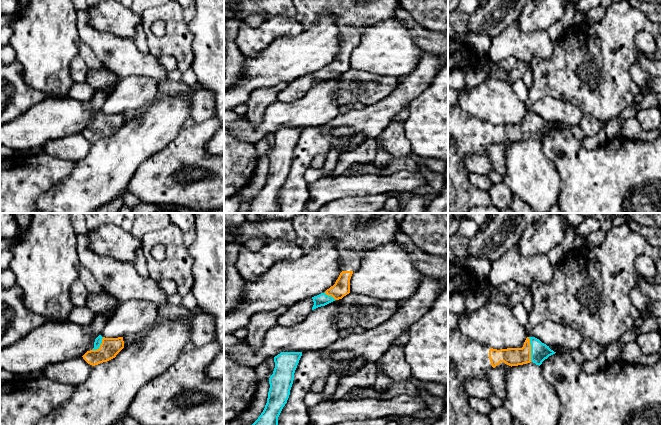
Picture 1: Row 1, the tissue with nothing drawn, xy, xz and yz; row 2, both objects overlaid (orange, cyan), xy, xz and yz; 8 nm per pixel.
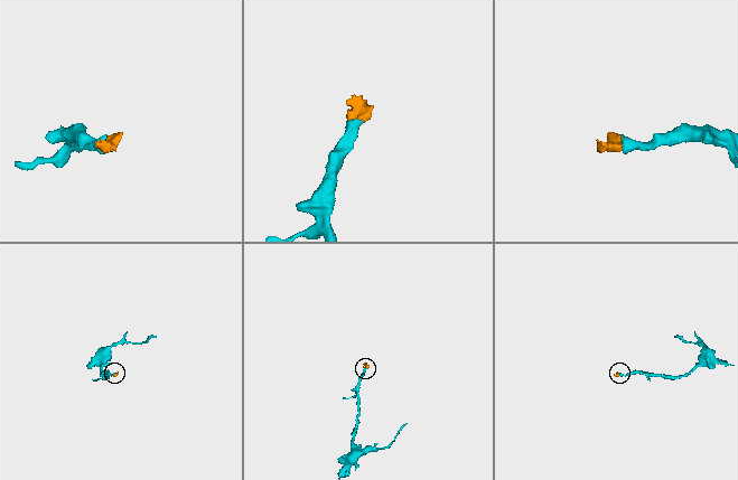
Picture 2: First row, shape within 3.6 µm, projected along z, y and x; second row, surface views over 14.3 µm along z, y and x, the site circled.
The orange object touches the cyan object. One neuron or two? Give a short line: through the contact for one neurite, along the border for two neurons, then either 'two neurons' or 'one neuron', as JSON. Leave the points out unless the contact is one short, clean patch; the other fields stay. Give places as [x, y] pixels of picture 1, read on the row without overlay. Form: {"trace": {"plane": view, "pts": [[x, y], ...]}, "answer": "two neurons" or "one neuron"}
{"trace": {"plane": "yz", "pts": [[511, 132], [522, 132], [530, 125], [539, 127]]}, "answer": "one neuron"}

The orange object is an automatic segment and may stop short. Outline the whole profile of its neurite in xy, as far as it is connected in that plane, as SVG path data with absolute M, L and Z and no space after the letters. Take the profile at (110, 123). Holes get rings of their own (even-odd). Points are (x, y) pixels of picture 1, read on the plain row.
M99 111L95 115L94 124L82 133L88 140L95 142L115 134L123 124L123 113L105 114Z

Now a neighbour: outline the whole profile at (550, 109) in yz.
M545 96L526 107L528 113L535 113L547 122L560 122L567 127L578 125L583 115L578 106L551 96Z

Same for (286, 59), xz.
M324 15L309 30L294 37L278 38L258 55L247 57L240 80L224 91L224 110L233 110L235 106L246 103L256 89L274 87L279 83L289 84L324 69L335 60L342 48L339 27L333 15Z

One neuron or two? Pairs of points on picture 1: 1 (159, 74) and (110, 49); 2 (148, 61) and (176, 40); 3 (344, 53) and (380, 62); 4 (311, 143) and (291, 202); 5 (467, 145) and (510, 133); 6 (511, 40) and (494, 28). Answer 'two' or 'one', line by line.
1: one
2: two
3: two
4: one
5: one
6: two

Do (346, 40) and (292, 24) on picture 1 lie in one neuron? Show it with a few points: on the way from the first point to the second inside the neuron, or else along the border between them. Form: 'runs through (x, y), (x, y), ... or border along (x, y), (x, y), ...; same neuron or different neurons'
border along (294, 17), (302, 25), (303, 30); different neurons

